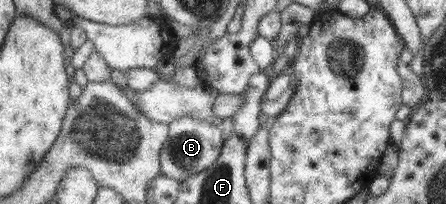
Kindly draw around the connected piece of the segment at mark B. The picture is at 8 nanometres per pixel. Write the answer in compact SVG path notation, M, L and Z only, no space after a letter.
M182 116L170 124L170 136L160 153L162 175L182 182L214 166L223 151L225 143L222 127L213 125L210 120L200 120L192 116Z

